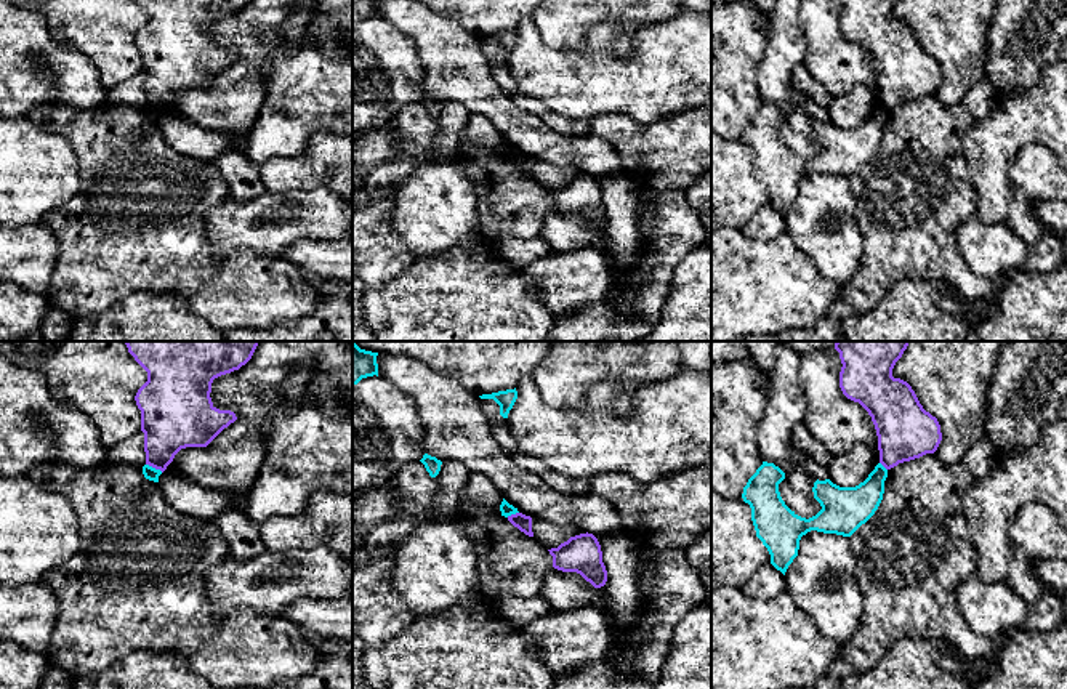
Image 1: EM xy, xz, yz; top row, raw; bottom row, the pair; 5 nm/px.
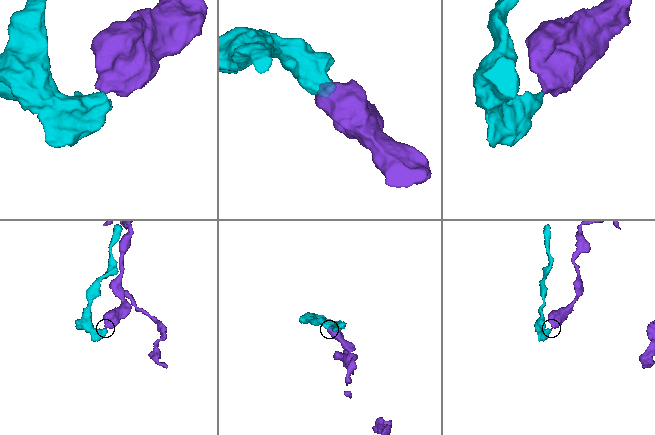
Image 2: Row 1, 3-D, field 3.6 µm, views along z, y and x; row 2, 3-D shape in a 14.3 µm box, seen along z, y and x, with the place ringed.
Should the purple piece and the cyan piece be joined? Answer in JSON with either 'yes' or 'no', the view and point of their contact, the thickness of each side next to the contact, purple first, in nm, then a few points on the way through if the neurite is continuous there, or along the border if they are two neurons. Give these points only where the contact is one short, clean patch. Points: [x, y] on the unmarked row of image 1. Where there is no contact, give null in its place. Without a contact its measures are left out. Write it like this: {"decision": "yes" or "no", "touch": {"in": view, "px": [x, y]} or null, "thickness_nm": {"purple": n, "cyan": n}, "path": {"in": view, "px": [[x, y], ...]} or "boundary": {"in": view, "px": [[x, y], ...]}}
{"decision": "no", "touch": {"in": "xy", "px": [154, 108]}, "thickness_nm": {"purple": 300, "cyan": 70}, "boundary": {"in": "xy", "px": [[146, 104], [162, 112]]}}

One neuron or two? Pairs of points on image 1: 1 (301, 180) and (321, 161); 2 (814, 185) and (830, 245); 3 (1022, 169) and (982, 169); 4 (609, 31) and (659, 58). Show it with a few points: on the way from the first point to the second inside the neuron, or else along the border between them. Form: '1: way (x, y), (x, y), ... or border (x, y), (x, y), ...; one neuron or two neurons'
1: way (306, 175), (316, 165); one neuron
2: way (814, 201), (816, 231); one neuron
3: border (1037, 143), (1026, 145), (1011, 162), (1010, 207); two neurons
4: way (606, 50), (617, 64), (640, 64); one neuron

